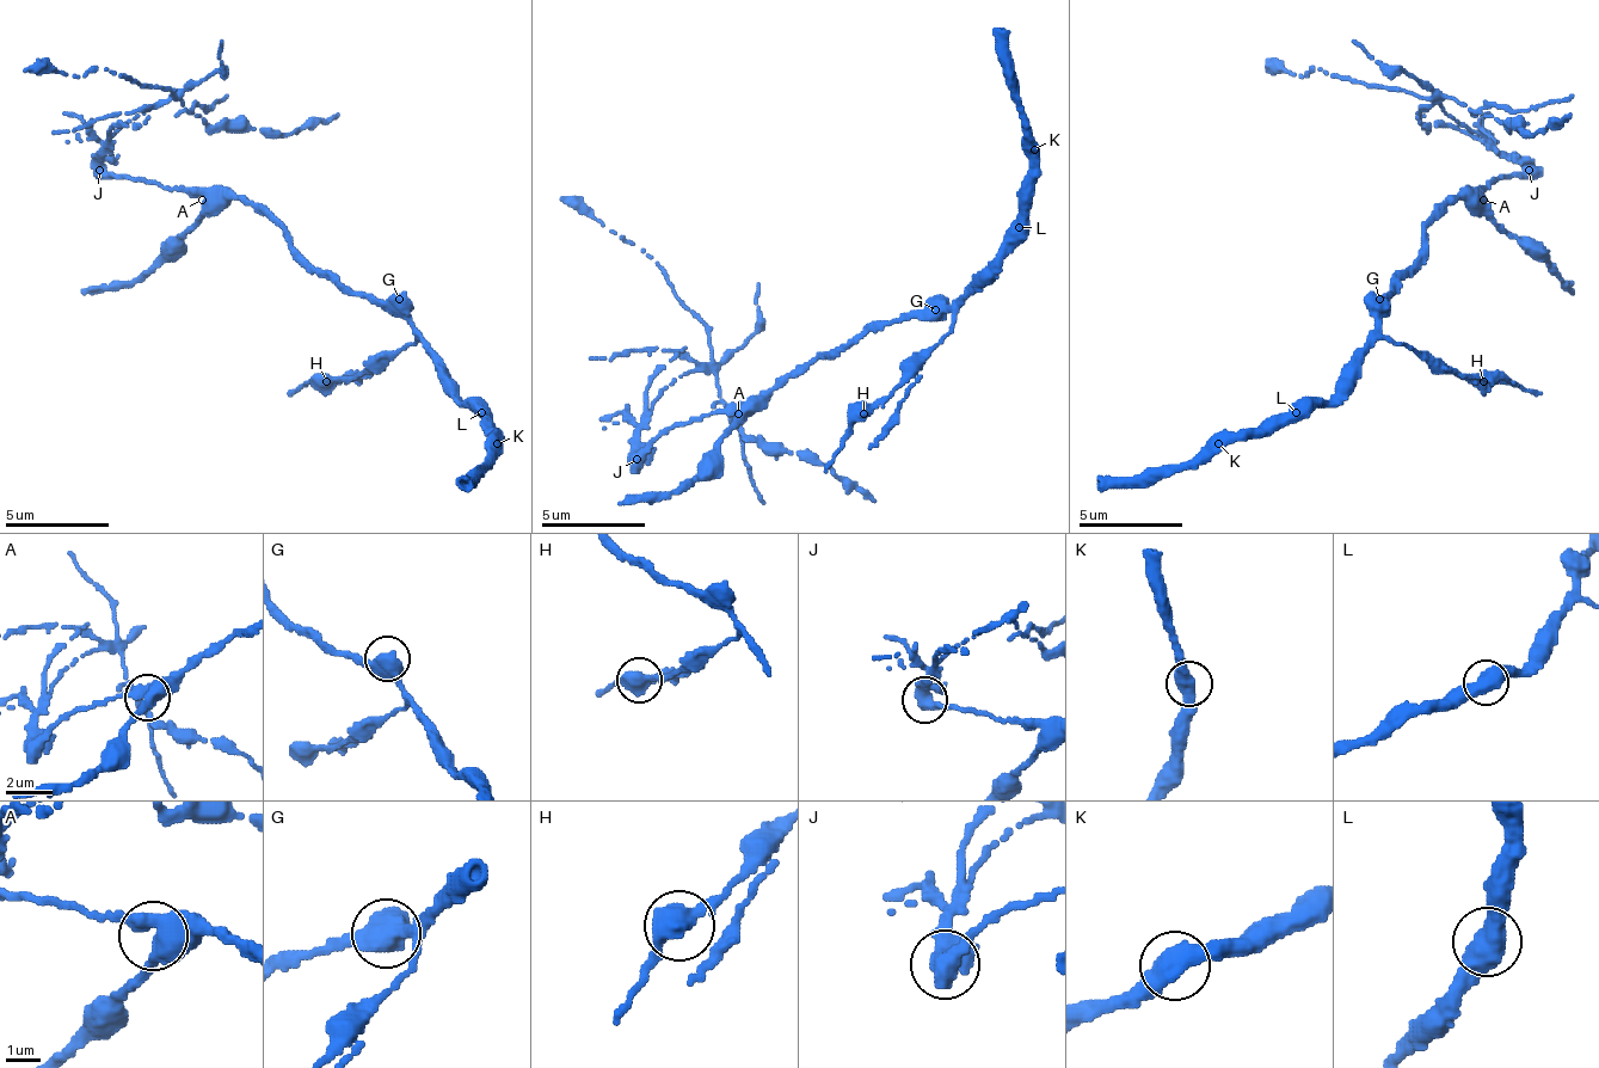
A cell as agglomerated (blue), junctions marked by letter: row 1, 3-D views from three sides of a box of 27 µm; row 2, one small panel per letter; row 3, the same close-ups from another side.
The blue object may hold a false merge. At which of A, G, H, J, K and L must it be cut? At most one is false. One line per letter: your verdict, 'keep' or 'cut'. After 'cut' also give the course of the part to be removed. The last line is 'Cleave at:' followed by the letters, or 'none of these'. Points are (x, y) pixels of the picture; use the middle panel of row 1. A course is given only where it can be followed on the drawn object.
A: keep
G: keep
H: keep
J: cut | (635, 460), (640, 413), (702, 367), (713, 347), (707, 325), (645, 253), (563, 196)
K: keep
L: keep
Cleave at: J

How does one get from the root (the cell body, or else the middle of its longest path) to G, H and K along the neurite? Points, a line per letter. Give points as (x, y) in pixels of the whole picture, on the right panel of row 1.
G: (1441, 215), (1426, 231), (1426, 252), (1390, 288), (1390, 293), (1379, 299)
H: (1441, 215), (1426, 231), (1426, 252), (1390, 288), (1379, 330), (1400, 345), (1410, 345), (1462, 376), (1483, 381)
K: (1441, 215), (1426, 231), (1426, 252), (1390, 288), (1348, 381), (1327, 401), (1307, 401), (1218, 443)

